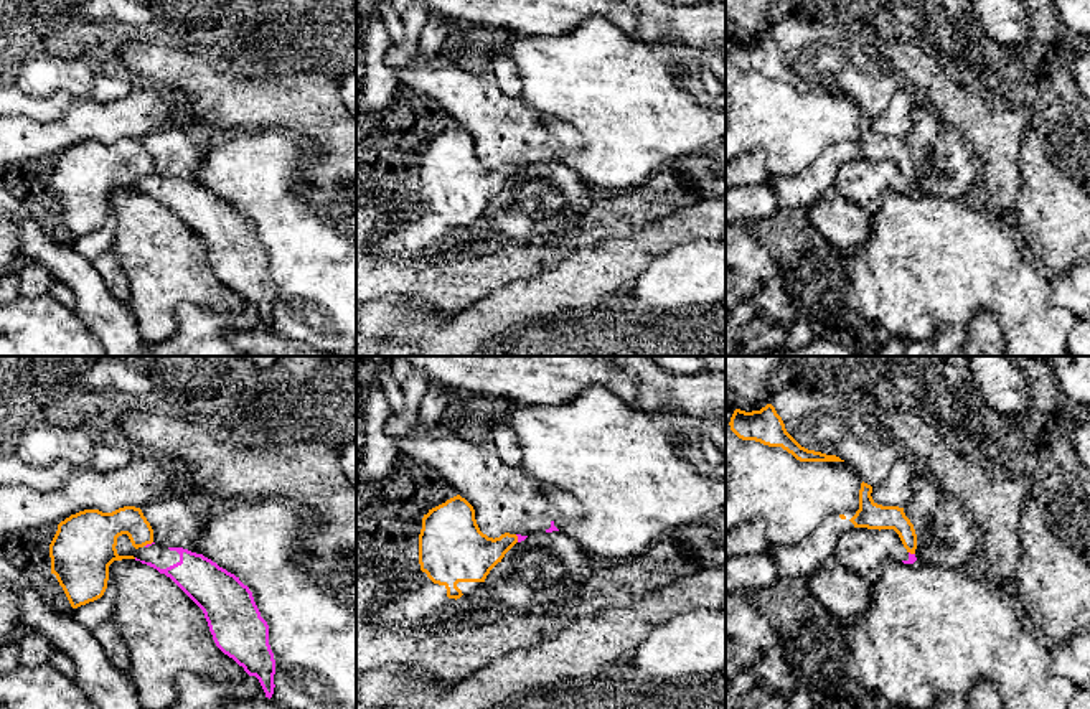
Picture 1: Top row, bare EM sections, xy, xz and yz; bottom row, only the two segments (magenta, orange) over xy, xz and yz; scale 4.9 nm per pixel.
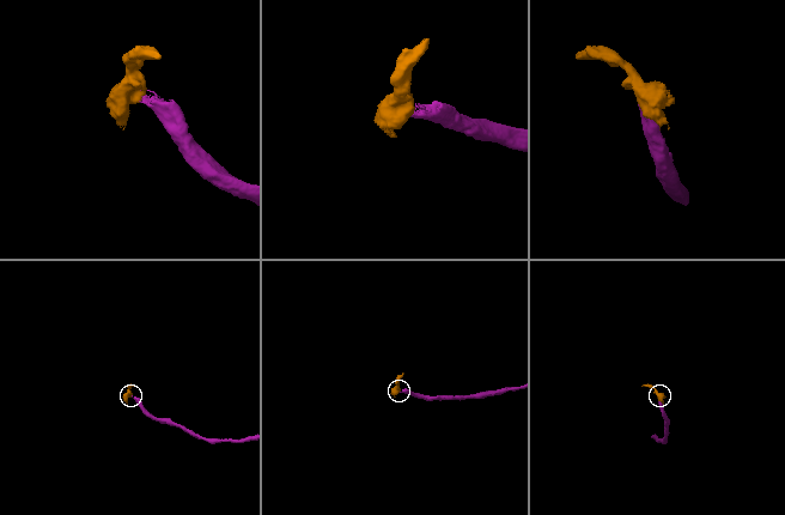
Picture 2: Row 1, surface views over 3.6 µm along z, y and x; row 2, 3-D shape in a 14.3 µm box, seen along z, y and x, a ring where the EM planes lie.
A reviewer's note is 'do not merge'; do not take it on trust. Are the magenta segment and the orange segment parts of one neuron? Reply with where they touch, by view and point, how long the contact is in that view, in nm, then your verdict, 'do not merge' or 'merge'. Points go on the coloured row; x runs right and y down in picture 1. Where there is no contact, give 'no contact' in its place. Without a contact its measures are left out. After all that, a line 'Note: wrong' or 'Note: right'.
xy (149, 544) | 50 nm | do not merge
Note: right

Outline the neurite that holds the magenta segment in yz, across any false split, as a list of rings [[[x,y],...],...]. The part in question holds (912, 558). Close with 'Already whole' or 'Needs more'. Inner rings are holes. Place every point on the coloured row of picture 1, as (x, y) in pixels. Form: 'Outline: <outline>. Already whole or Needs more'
Outline: [[[851,528],[836,542],[833,556],[846,569],[869,582],[881,579],[884,564],[890,559],[914,564],[910,554],[894,529]]]. Needs more

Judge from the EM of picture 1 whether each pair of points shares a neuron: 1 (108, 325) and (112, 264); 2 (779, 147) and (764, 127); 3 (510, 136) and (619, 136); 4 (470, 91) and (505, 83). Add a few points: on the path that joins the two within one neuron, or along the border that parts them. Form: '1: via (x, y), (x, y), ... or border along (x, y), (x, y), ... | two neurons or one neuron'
1: border along (89, 261), (104, 286), (127, 305) | two neurons
2: via (779, 142), (769, 132) | one neuron
3: border along (544, 117), (571, 126), (581, 137), (582, 145) | two neurons
4: border along (497, 83), (507, 94), (520, 98) | two neurons

